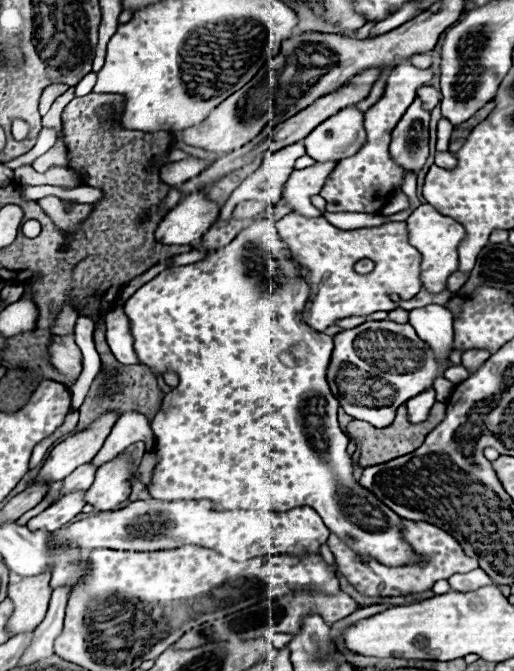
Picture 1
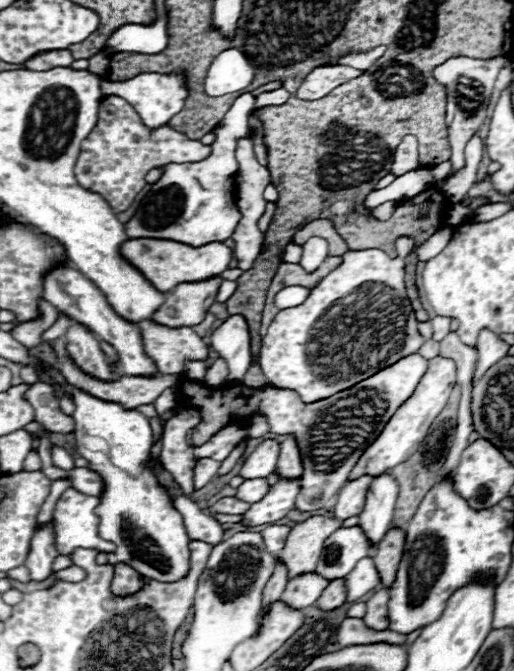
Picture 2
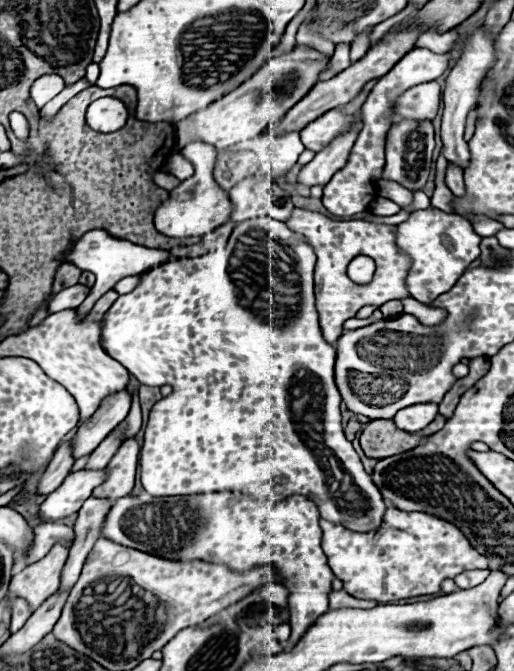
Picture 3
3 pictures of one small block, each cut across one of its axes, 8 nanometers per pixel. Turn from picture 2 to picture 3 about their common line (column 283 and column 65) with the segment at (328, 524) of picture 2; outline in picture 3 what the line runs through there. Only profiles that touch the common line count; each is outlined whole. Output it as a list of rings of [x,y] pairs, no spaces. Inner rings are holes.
[[[54,546],[50,554],[30,566],[26,566],[20,574],[12,576],[10,594],[16,598],[24,598],[30,604],[30,610],[38,610],[50,594],[54,594],[60,586],[60,572],[66,564],[68,548]]]

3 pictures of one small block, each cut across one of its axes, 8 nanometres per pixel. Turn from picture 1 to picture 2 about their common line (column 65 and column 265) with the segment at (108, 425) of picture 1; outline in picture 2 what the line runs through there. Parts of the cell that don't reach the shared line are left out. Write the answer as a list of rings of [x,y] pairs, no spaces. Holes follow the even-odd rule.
[[[264,440],[242,464],[240,476],[244,480],[254,480],[254,478],[268,478],[278,462],[280,456],[280,444],[276,440]]]

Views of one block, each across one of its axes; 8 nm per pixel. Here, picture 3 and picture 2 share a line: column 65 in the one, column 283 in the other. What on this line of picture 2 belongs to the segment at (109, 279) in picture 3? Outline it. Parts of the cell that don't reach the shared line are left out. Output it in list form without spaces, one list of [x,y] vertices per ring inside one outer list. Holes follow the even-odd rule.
[[[290,242],[290,246],[286,246],[284,250],[282,262],[300,262],[300,258],[302,258],[302,246],[296,246]]]

